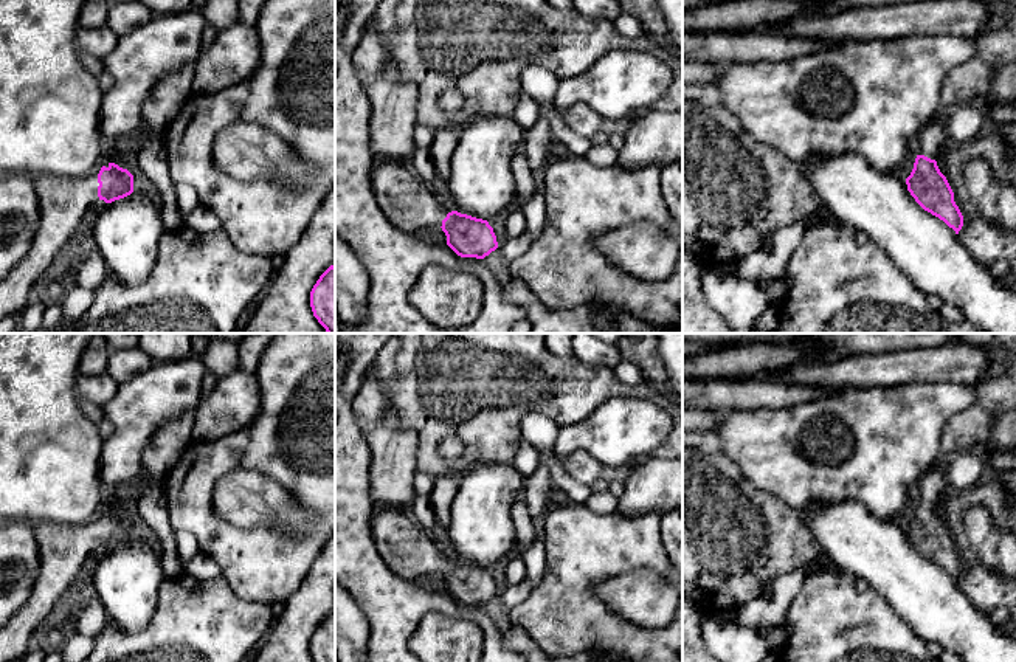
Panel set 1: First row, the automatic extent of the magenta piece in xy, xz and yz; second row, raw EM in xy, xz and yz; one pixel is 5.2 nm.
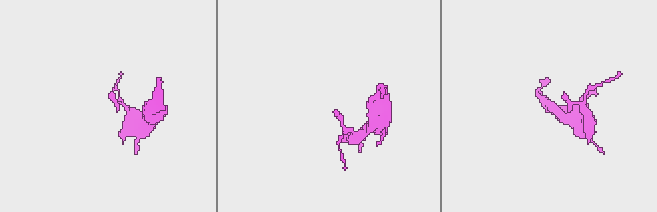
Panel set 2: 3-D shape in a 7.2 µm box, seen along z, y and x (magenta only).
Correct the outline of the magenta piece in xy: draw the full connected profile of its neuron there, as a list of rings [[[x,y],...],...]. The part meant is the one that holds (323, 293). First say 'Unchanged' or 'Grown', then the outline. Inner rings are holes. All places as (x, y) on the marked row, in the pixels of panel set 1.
Unchanged. [[[330,265],[316,281],[310,291],[313,316],[326,329],[335,333],[335,267]]]

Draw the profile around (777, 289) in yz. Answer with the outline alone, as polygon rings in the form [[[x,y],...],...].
[[[788,276],[774,279],[774,281],[762,281],[759,285],[771,296],[774,304],[780,304],[790,290]]]

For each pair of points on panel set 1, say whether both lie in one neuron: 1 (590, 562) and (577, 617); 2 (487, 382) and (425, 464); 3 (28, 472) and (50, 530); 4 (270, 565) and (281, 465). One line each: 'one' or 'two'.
1: one
2: one
3: two
4: one

